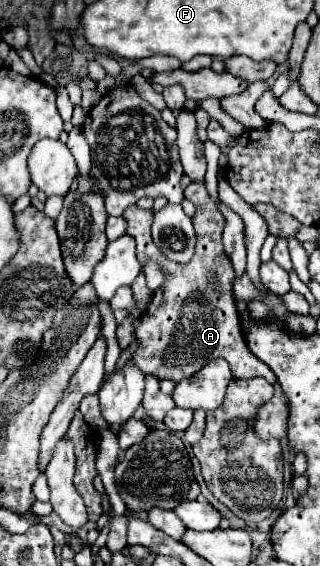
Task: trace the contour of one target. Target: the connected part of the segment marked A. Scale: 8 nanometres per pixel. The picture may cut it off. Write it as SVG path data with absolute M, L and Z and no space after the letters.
M203 181L191 183L185 189L185 195L197 207L197 213L193 217L193 225L197 231L197 247L189 263L173 263L155 247L151 239L153 211L145 211L145 209L139 209L137 205L131 205L123 213L123 219L127 221L127 235L131 235L137 243L137 259L141 263L145 263L147 259L155 259L165 267L169 275L167 283L153 293L153 301L149 309L137 321L139 347L133 353L131 361L145 375L155 375L157 379L171 379L175 383L195 375L205 363L217 357L223 357L231 365L233 377L237 379L265 377L269 383L273 383L275 395L267 405L259 409L255 433L259 433L263 439L271 439L271 437L281 439L287 435L287 399L281 393L281 387L277 385L273 371L265 363L261 363L255 355L251 355L245 343L239 313L235 303L231 301L233 267L221 243L225 219L217 207L217 201L209 197Z

